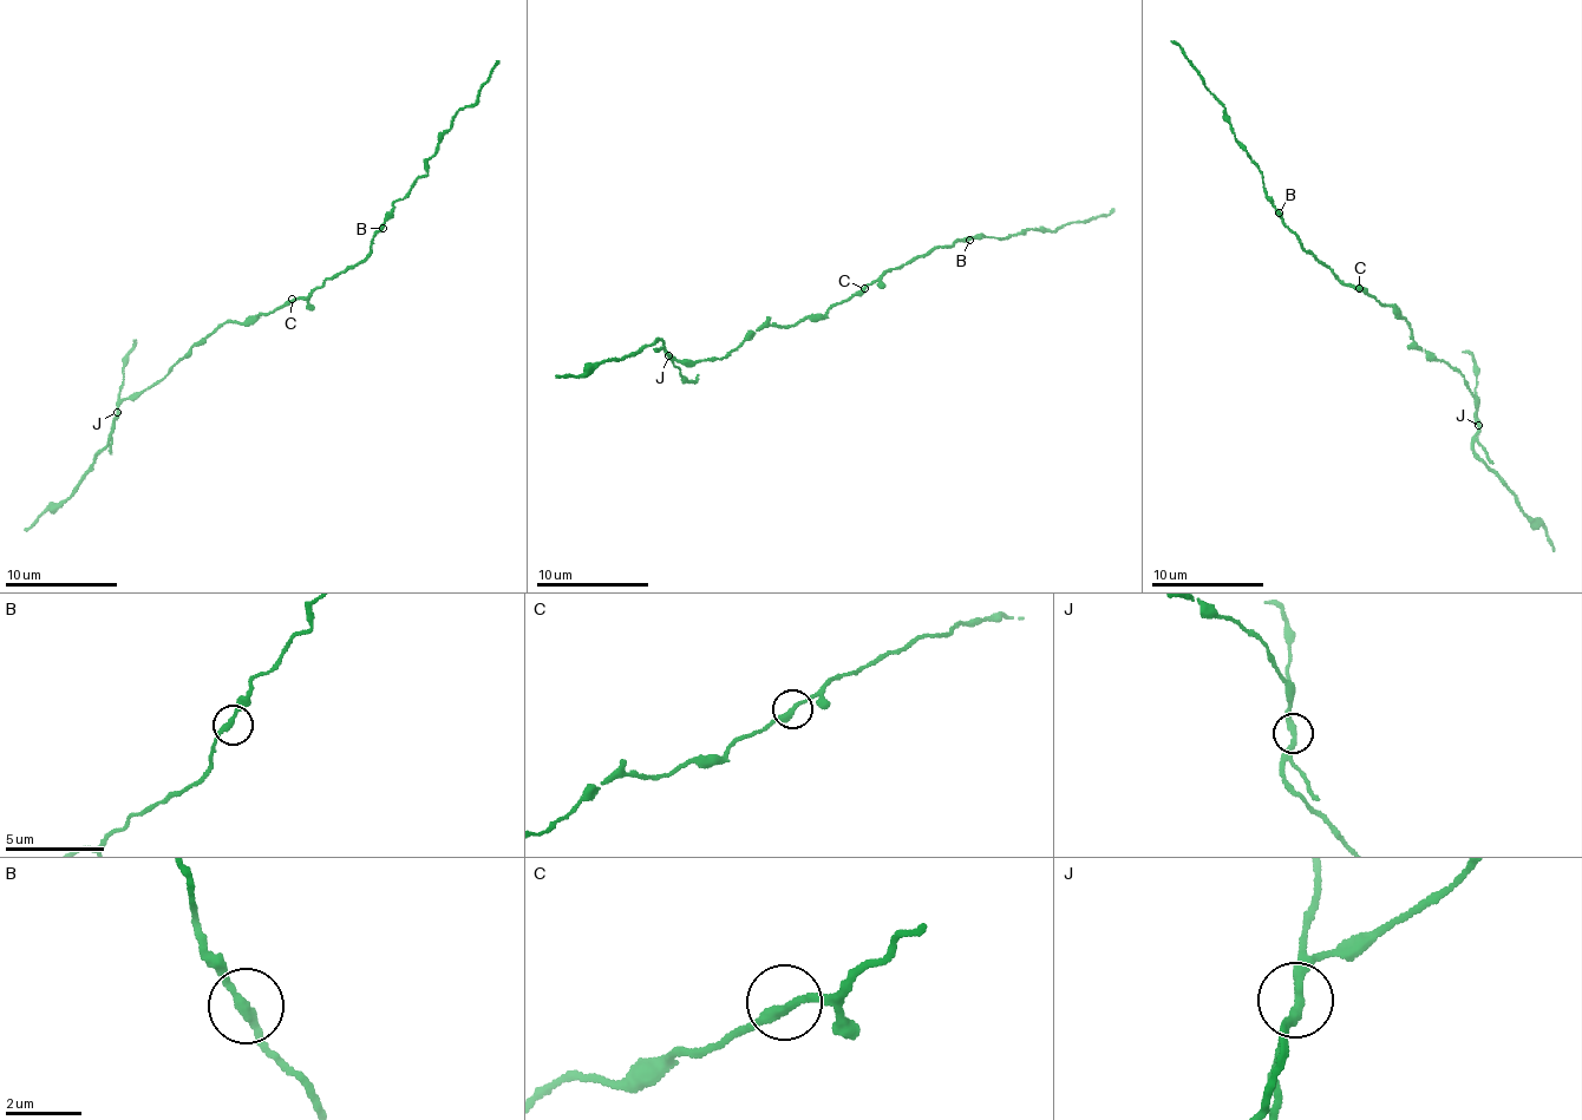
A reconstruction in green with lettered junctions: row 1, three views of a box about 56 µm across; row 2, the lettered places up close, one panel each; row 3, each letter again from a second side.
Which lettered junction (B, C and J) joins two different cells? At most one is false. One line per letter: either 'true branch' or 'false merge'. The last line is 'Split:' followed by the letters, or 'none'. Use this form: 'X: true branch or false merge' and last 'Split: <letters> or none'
B: true branch
C: true branch
J: false merge
Split: J

